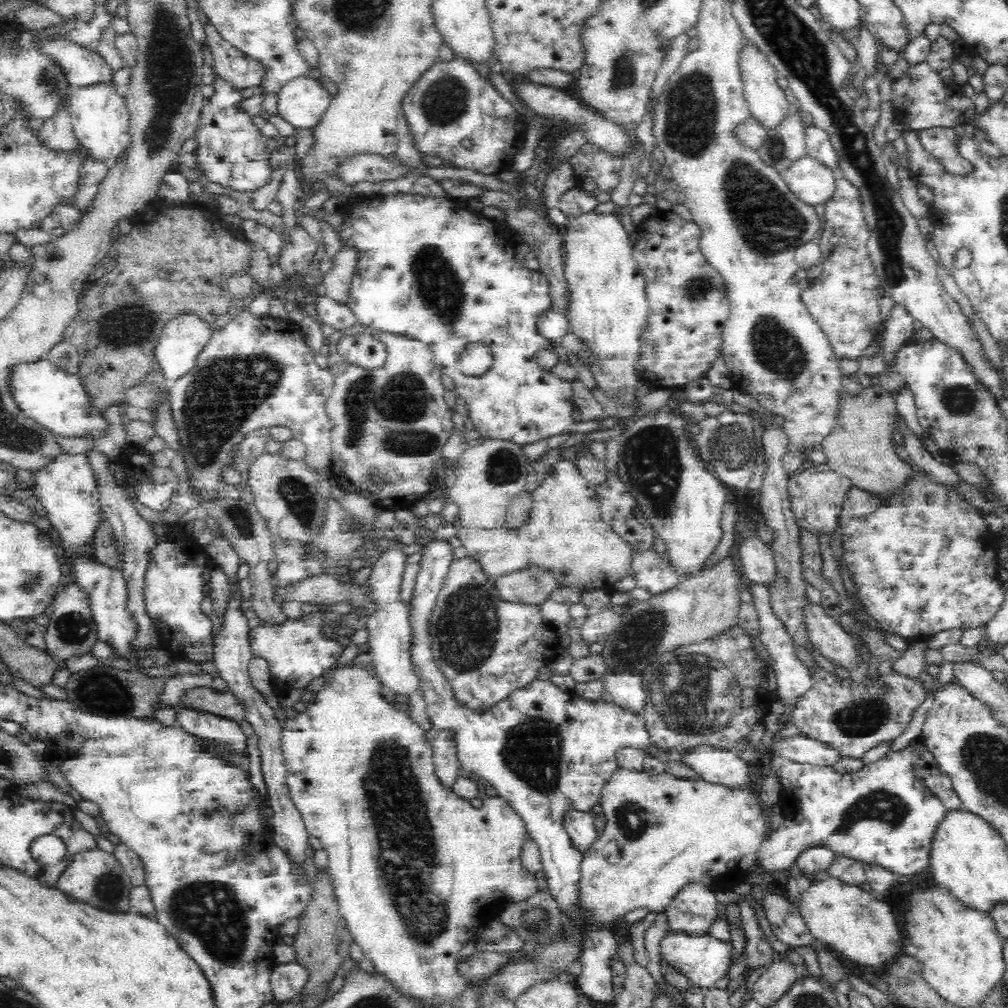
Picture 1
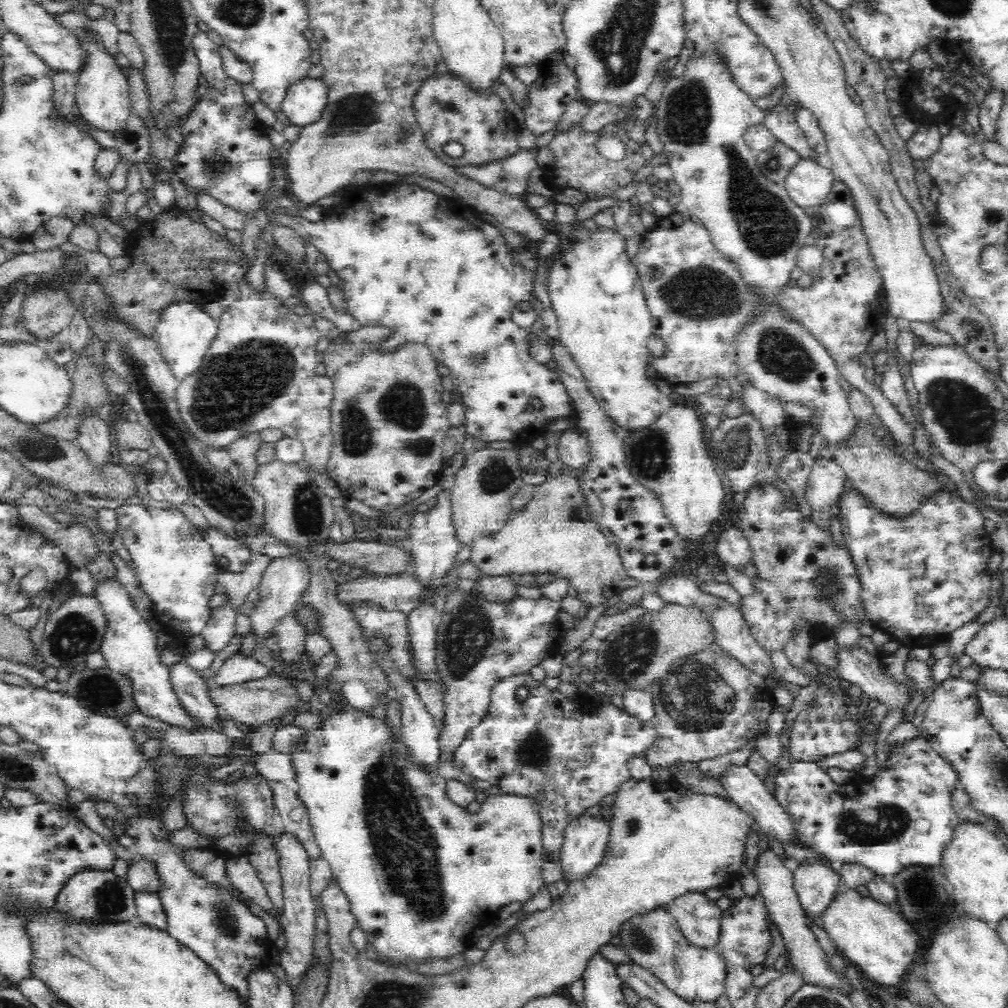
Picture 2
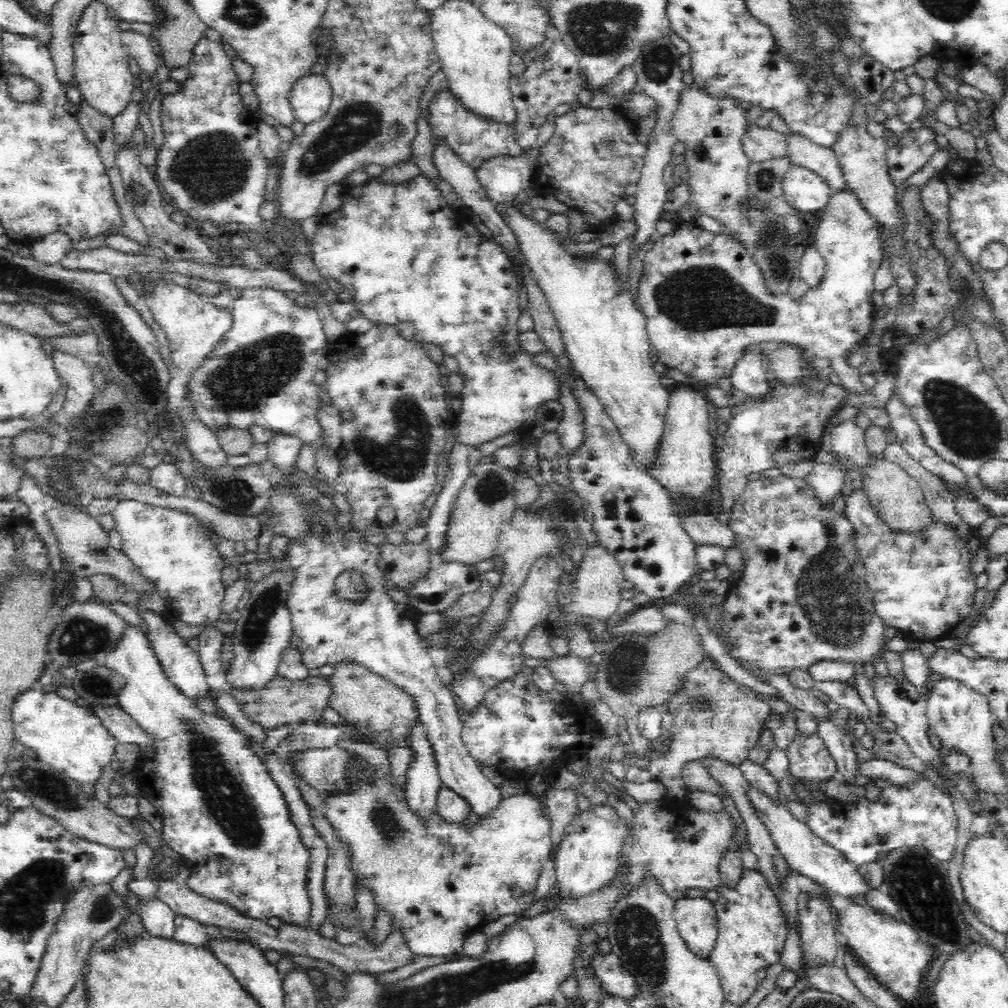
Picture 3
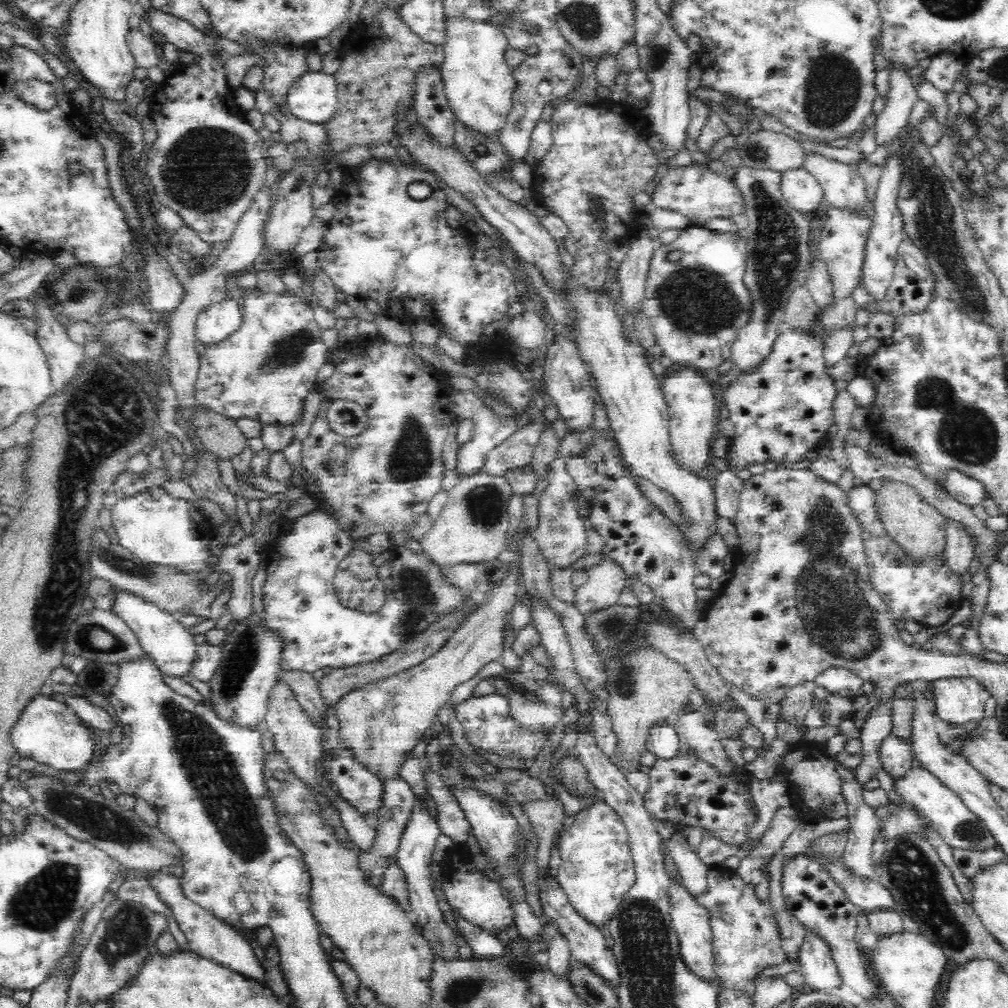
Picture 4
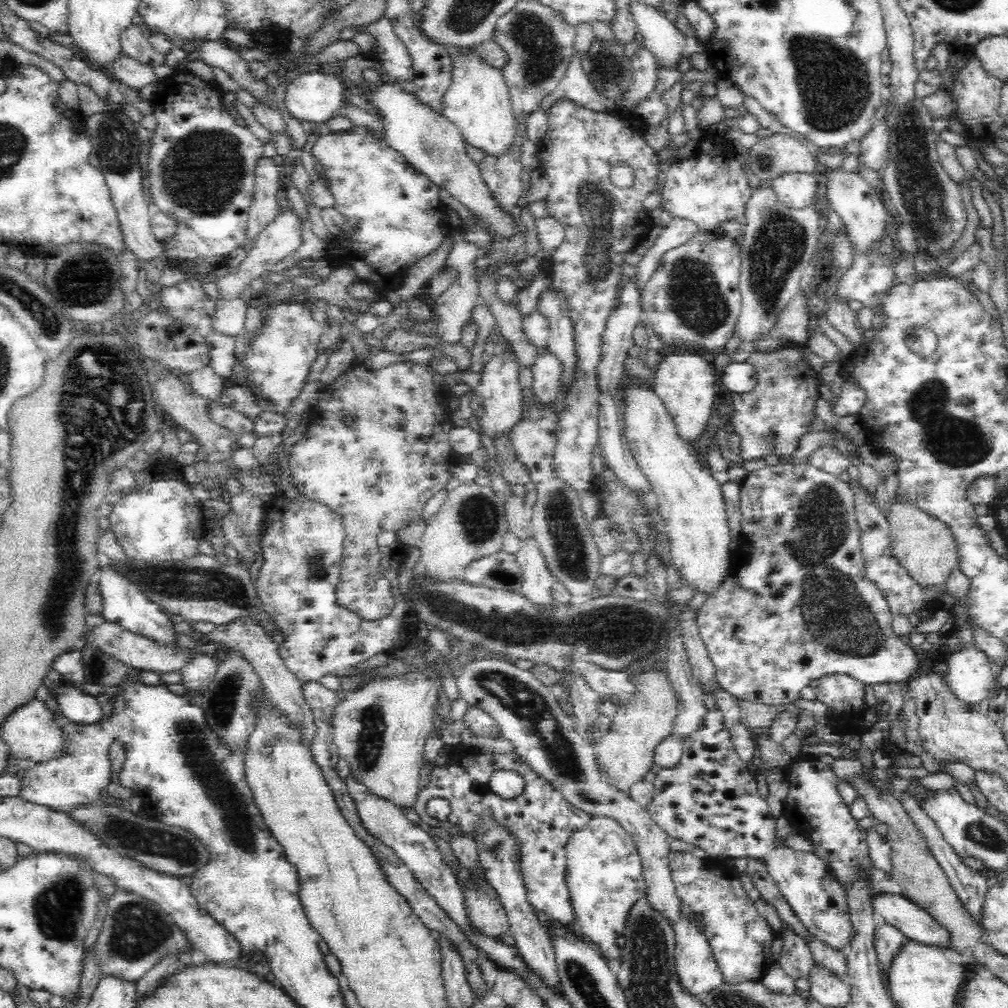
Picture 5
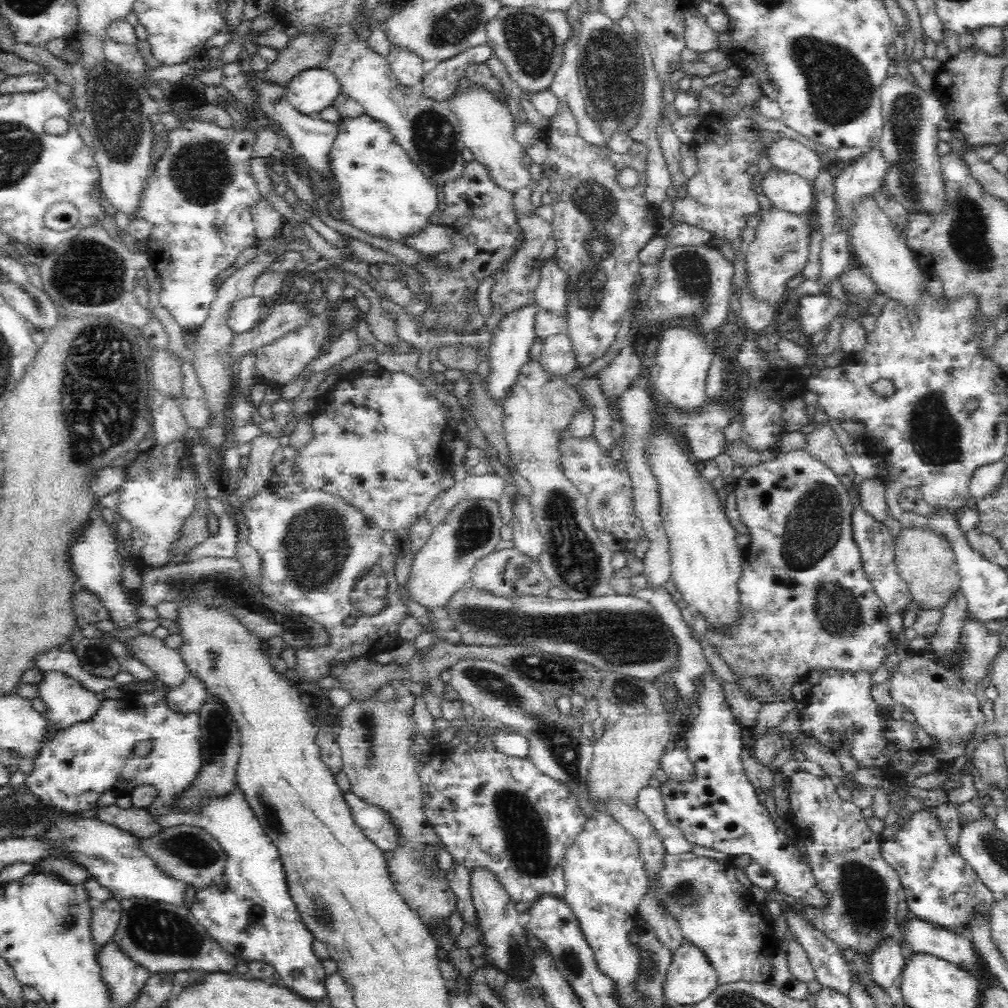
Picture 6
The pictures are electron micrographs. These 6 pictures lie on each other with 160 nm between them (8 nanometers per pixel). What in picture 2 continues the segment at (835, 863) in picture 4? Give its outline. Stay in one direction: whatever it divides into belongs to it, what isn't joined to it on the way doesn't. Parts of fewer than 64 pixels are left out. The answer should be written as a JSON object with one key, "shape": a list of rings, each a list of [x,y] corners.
{"shape":[[[728,764],[728,766],[726,766],[724,770],[720,772],[720,776],[718,776],[717,782],[720,783],[720,786],[722,786],[722,788],[724,788],[724,791],[726,791],[730,799],[732,799],[735,803],[738,803],[738,806],[742,807],[742,810],[750,813],[750,815],[752,815],[752,817],[756,819],[756,826],[757,828],[759,828],[759,832],[762,834],[764,841],[766,841],[768,838],[776,838],[782,843],[782,848],[784,849],[787,858],[793,857],[798,863],[798,865],[802,864],[802,862],[806,862],[806,860],[812,860],[812,858],[821,858],[821,860],[826,860],[826,859],[822,859],[822,855],[816,855],[816,853],[806,853],[806,851],[802,851],[802,849],[798,849],[798,847],[795,846],[795,844],[793,844],[793,828],[791,828],[791,818],[787,816],[787,814],[785,813],[785,810],[783,810],[783,808],[778,804],[778,801],[775,799],[775,797],[768,792],[766,786],[764,785],[764,782],[751,770],[750,767],[748,767],[748,765],[737,766],[736,764]]]}

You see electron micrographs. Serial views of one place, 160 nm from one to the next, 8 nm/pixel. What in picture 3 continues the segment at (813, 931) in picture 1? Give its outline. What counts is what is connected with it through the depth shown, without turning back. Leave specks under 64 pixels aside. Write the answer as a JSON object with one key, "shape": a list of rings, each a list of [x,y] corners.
{"shape":[[[853,901],[838,911],[834,918],[834,928],[847,940],[846,949],[853,959],[865,968],[874,980],[893,992],[900,1000],[920,997],[920,983],[924,980],[924,970],[935,958],[933,948],[926,944],[916,931],[898,917],[882,914],[878,909],[860,906]]]}

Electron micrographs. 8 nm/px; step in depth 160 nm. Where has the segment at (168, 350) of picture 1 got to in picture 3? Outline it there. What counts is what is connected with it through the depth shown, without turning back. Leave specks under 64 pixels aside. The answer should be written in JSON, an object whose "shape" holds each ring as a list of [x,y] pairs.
{"shape":[[[172,280],[161,283],[155,288],[150,300],[150,310],[157,328],[165,334],[169,353],[170,381],[167,389],[168,411],[179,411],[184,405],[186,388],[192,374],[202,366],[210,351],[217,345],[222,335],[231,327],[230,310],[222,311],[202,296],[186,287],[174,284]]]}

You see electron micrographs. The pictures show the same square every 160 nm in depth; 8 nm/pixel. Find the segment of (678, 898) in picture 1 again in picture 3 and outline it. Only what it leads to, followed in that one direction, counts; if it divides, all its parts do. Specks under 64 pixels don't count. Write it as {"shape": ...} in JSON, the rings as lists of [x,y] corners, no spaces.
{"shape":[[[684,897],[675,901],[674,918],[686,946],[694,954],[709,958],[718,936],[718,917],[711,900]]]}

